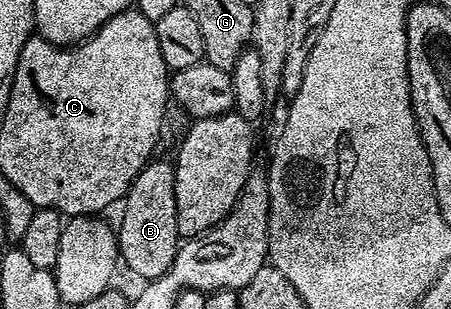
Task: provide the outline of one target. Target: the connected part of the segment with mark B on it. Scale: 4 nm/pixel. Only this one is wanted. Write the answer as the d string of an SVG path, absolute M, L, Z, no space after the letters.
M152 160L127 189L123 206L123 219L117 225L119 257L142 280L160 278L169 272L181 245L177 228L177 200L175 199L175 168L170 161Z

